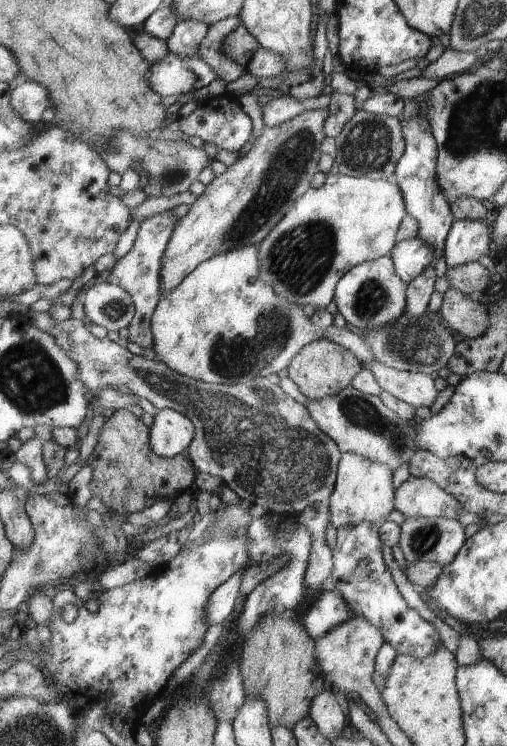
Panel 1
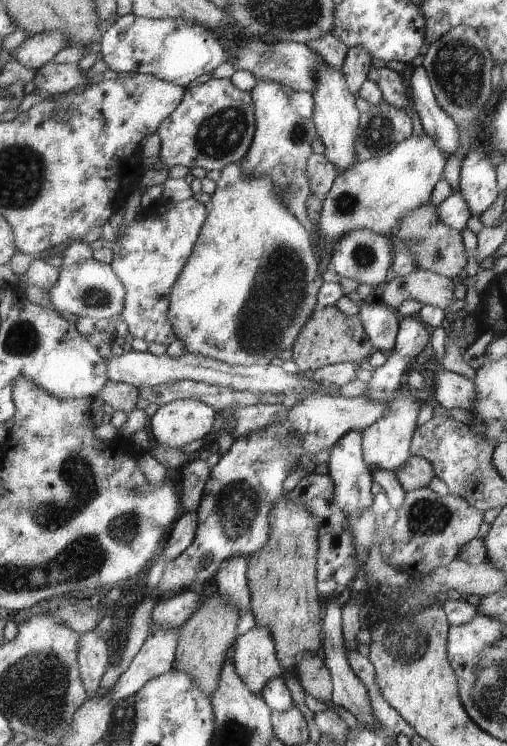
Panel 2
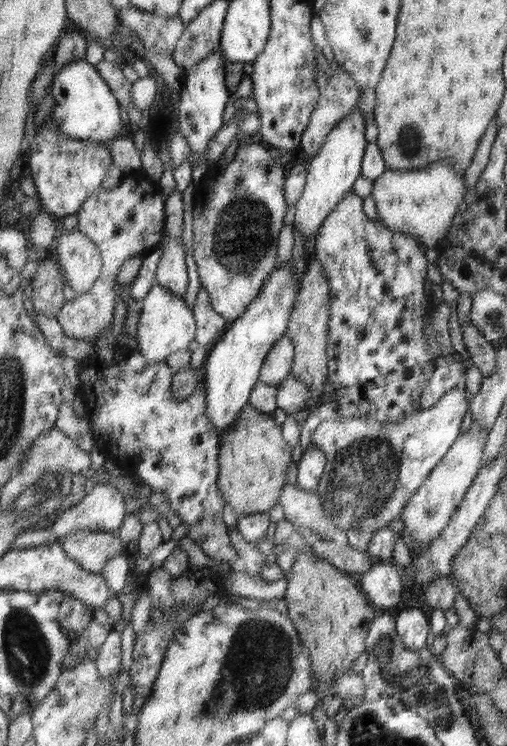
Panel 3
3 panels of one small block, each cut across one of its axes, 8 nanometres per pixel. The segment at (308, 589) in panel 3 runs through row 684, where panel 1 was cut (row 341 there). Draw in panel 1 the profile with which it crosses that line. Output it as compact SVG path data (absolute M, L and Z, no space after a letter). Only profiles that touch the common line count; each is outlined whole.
M319 339L309 343L299 351L299 354L291 361L288 366L288 377L298 386L300 392L311 401L318 401L340 394L347 387L351 387L354 378L364 369L362 361L358 359L350 350L339 346L329 339Z

